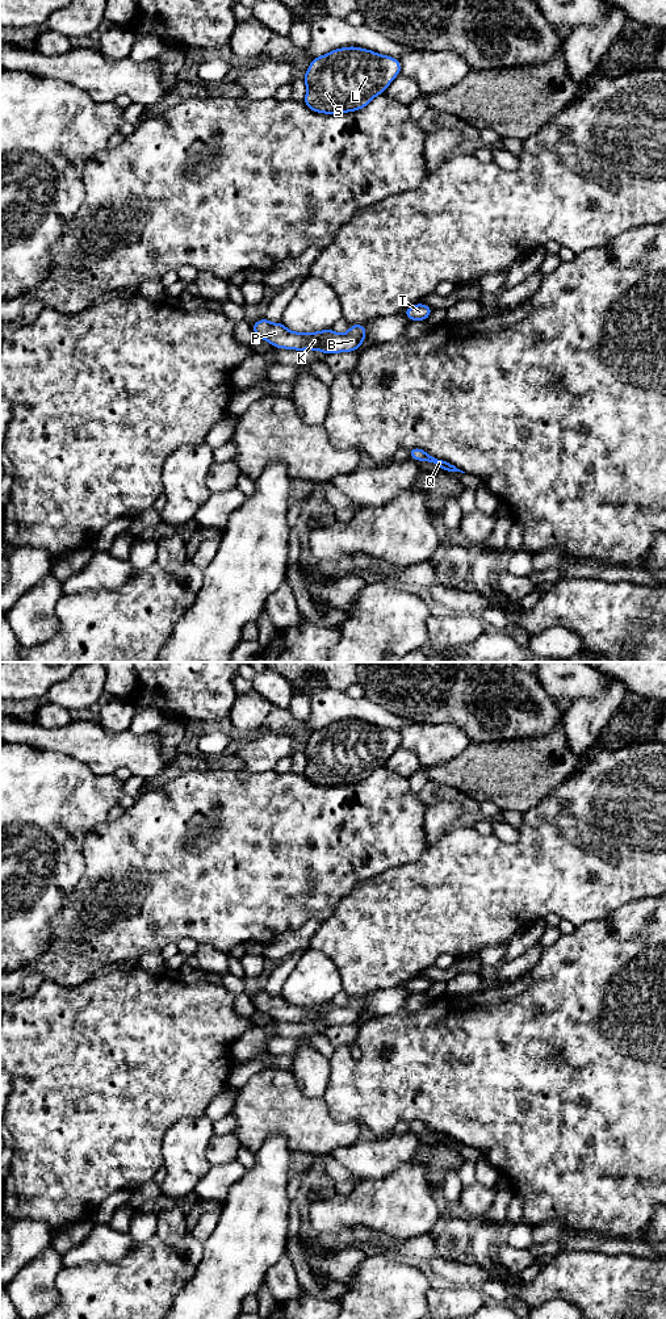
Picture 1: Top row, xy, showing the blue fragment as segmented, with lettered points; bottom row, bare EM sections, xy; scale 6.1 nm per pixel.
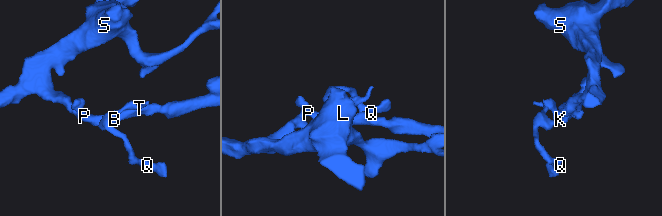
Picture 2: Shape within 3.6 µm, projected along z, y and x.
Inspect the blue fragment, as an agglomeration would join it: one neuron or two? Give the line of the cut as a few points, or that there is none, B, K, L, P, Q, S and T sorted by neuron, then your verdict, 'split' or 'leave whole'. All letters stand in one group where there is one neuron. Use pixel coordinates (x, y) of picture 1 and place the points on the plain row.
cut none; groups B K L P Q S T; leave whole

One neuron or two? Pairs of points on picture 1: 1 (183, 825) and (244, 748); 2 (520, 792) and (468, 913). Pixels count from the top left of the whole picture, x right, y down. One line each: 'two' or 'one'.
1: two
2: two

